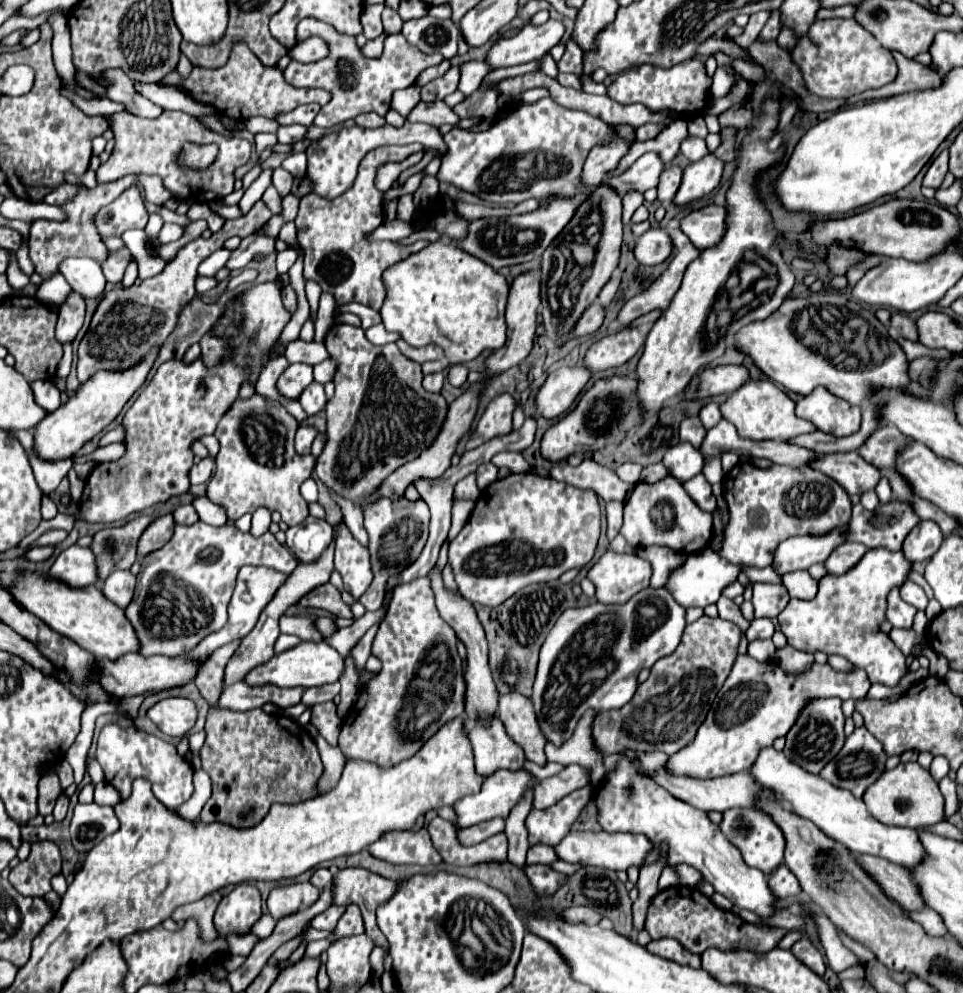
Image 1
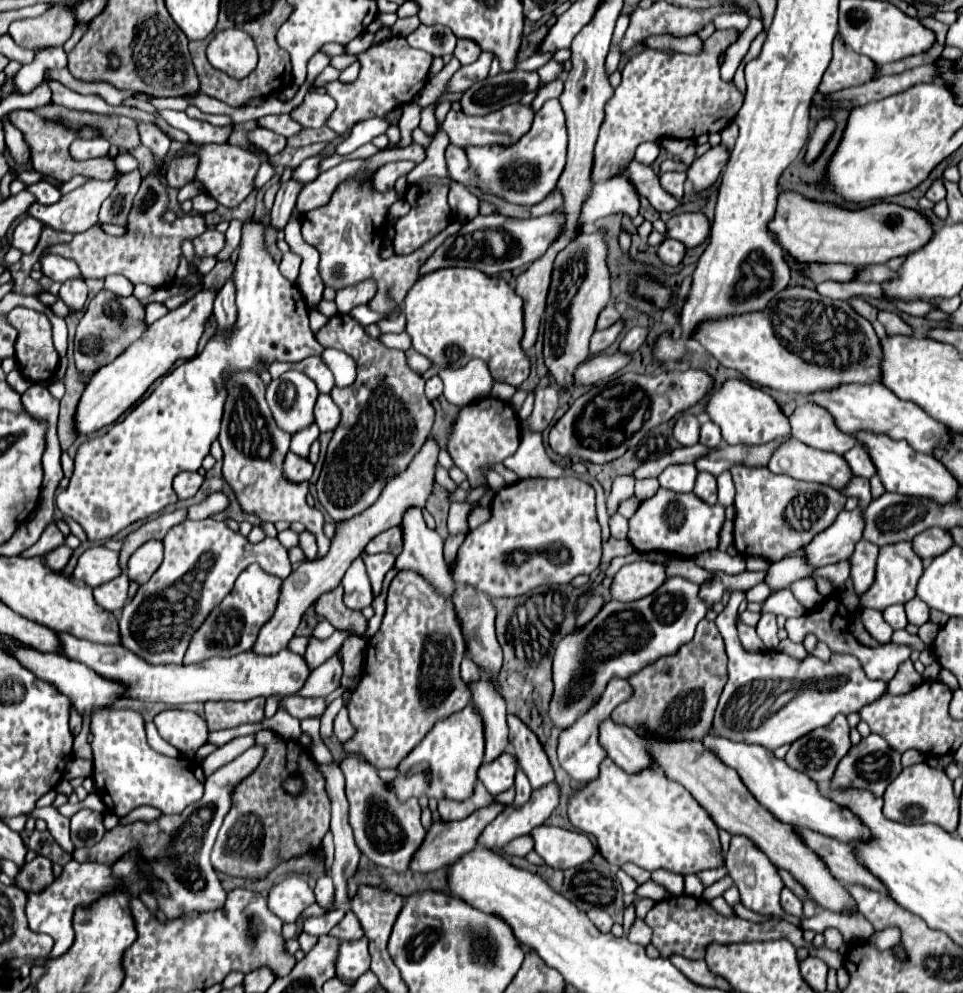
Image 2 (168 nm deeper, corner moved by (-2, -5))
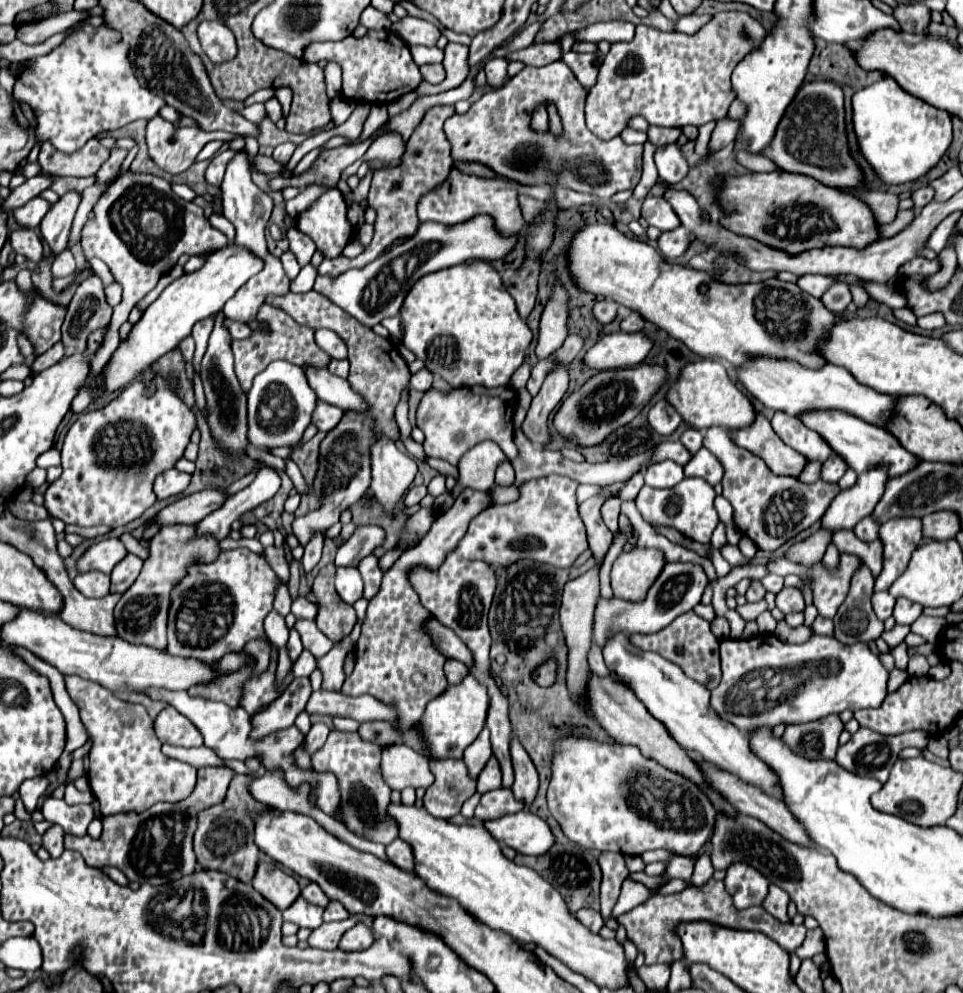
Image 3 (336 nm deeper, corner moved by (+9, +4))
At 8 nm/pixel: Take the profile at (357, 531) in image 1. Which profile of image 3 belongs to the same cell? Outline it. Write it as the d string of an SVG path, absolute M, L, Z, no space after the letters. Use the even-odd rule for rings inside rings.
M367 555L361 563L359 563L359 573L363 577L363 583L365 583L365 599L373 599L381 587L381 569L379 569L379 563L377 563L377 557L373 555Z

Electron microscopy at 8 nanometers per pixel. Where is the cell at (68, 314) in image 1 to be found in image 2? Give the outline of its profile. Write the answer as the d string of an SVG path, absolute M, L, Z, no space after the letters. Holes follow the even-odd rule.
M68 280L68 284L62 284L58 296L66 302L66 306L70 308L70 314L74 314L84 308L86 294L88 294L88 288L82 280Z

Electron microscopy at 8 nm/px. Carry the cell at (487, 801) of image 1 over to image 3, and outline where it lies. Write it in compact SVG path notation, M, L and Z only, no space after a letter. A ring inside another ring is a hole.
M395 839L391 841L387 847L385 847L385 853L387 853L387 859L397 865L399 869L403 871L413 871L413 853L409 851L409 845L407 843L401 843L401 839Z

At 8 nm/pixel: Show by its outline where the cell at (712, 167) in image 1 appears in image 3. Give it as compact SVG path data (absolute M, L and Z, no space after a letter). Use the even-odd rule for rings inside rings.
M733 119L717 121L717 127L715 127L713 137L711 137L711 149L717 151L725 145L731 145L737 139L739 131L741 131L741 119L737 119L737 121L733 121Z

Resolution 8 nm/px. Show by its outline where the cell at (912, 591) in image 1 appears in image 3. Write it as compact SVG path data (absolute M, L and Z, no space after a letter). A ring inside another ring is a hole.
M897 599L895 609L893 609L893 617L897 625L911 625L921 613L923 613L923 607L917 607L915 603L907 599Z

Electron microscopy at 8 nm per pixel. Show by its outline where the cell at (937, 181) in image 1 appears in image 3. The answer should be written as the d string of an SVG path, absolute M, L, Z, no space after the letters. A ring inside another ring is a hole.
M921 187L913 193L913 201L915 201L915 209L919 211L921 207L925 207L929 201L933 199L933 189L931 187Z

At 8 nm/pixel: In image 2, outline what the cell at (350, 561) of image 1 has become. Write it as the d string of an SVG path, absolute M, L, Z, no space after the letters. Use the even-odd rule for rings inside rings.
M356 558L350 564L350 568L346 570L346 574L342 578L342 586L344 586L344 604L348 608L362 610L362 608L372 604L374 592L372 592L362 558Z

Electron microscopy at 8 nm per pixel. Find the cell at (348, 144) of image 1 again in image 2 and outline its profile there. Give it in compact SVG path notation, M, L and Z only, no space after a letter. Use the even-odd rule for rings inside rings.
M450 144L446 148L446 164L448 164L448 172L452 180L464 186L476 186L472 184L472 172L468 172L468 158L462 148L456 148L454 144Z

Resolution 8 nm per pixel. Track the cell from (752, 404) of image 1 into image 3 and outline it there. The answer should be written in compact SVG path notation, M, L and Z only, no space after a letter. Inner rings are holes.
M701 359L695 363L683 365L679 379L675 381L675 385L669 387L669 391L665 393L665 399L669 405L675 407L675 411L681 415L685 423L689 423L691 427L697 427L699 431L705 431L713 425L727 427L727 429L741 429L741 427L747 427L755 415L749 399L731 381L723 361L717 361L717 359Z

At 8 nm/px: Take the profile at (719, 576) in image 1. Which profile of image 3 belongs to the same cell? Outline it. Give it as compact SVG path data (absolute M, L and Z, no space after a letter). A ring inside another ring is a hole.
M839 553L837 569L825 569L823 563L813 567L805 567L801 563L793 563L789 559L777 559L769 565L769 571L781 577L797 575L811 585L813 605L817 607L821 617L833 617L841 603L847 597L849 581L853 573L861 567L861 559L851 553Z

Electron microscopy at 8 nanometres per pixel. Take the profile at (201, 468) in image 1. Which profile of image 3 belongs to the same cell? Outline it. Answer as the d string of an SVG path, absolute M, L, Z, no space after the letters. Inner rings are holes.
M169 469L169 471L161 473L155 479L153 493L157 495L157 499L167 499L167 497L173 497L173 495L179 495L181 491L185 491L189 481L191 481L189 473L181 473L177 469Z

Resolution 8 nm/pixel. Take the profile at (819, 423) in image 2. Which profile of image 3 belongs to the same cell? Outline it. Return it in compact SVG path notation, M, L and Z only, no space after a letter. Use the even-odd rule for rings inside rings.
M777 411L775 417L771 419L771 425L773 431L779 435L779 439L797 453L801 453L807 461L825 463L833 453L829 451L829 445L825 445L825 441L815 431L801 427L801 423L797 423L797 417L781 415L781 411Z

